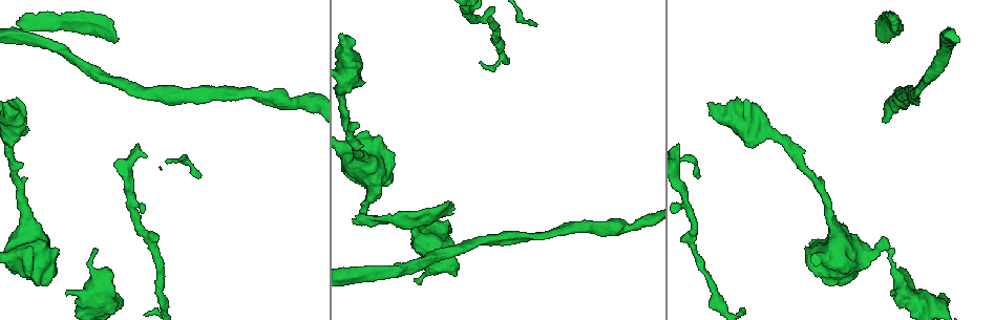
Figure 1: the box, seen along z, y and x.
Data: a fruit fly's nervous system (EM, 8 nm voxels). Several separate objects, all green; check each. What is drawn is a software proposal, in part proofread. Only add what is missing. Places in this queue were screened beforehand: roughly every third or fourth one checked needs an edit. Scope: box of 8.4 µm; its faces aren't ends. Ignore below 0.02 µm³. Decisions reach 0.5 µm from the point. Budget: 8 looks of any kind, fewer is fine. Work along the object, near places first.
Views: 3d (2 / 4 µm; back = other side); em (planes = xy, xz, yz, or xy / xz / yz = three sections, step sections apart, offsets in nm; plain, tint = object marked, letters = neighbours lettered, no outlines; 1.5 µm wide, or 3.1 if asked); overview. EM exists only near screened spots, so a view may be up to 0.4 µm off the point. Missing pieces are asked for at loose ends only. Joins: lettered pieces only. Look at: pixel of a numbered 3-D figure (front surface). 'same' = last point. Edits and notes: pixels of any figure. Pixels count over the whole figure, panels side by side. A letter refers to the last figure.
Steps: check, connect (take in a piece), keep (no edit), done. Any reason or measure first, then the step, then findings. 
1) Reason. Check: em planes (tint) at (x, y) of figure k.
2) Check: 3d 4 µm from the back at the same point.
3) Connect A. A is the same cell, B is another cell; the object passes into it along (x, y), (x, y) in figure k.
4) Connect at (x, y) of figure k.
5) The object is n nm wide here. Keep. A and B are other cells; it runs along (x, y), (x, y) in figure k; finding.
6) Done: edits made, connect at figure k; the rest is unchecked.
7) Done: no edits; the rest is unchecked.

Stops while still wide. Check: em planes (letters) at (456, 275) of figure 1.

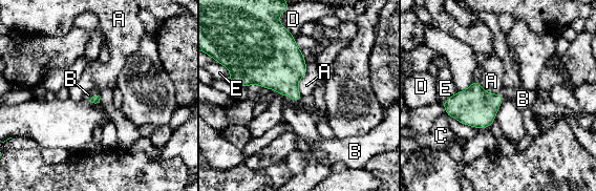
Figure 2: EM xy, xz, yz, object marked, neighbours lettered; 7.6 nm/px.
Connect B. B is the same cell, A, C, D and E are other cells; the object passes into it along (278, 64), (289, 94), (302, 123) in figure 2; the cell continues.

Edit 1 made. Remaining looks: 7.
Branch stops here. Check: 3d 4 µm at (882, 237) of figure 1.

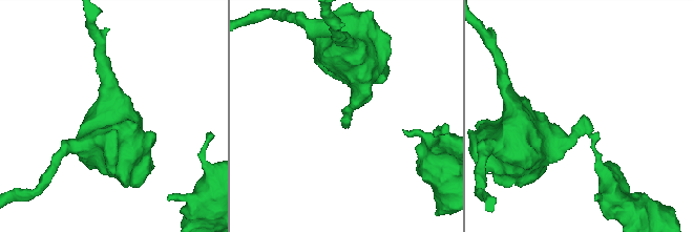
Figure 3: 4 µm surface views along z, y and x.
Need the tissue. Check: em planes (letters) at (583, 117) of figure 3.

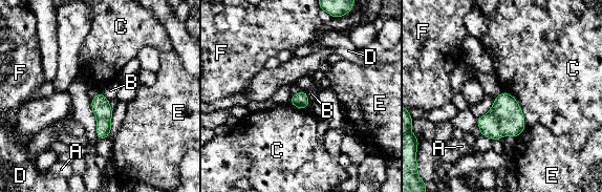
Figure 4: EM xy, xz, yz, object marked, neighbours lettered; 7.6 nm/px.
Keep. A, B, C, D, E and F are other cells; a border runs along (305, 91), (309, 102) in figure 4; no lettered piece goes on from it.

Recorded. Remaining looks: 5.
Done: edits made, connect at figure 2; the rest is unchecked.

